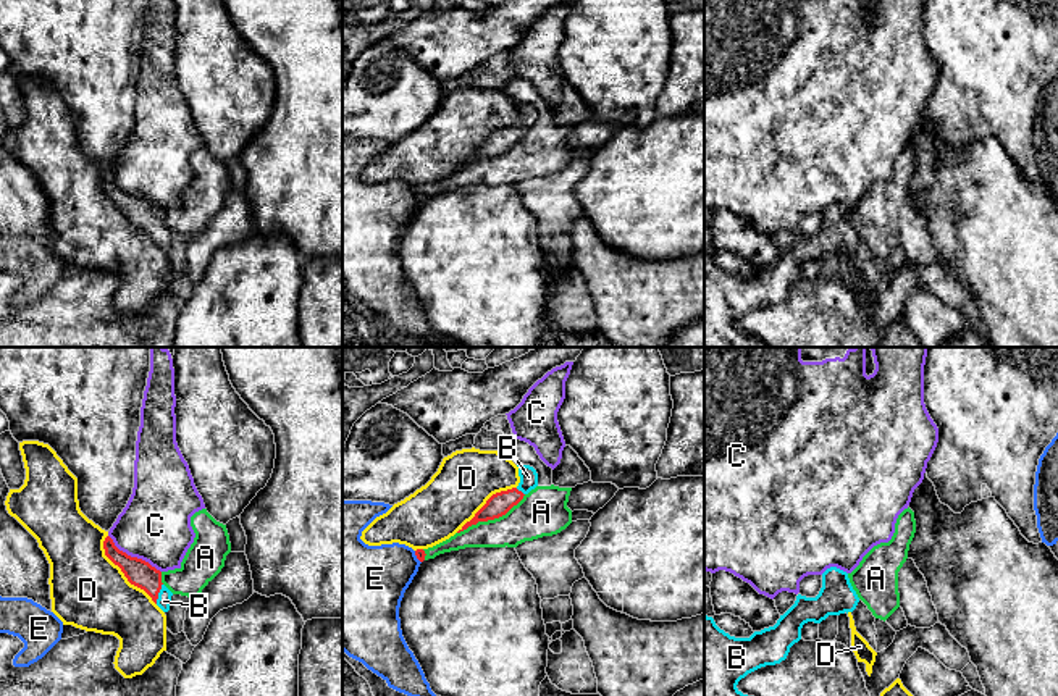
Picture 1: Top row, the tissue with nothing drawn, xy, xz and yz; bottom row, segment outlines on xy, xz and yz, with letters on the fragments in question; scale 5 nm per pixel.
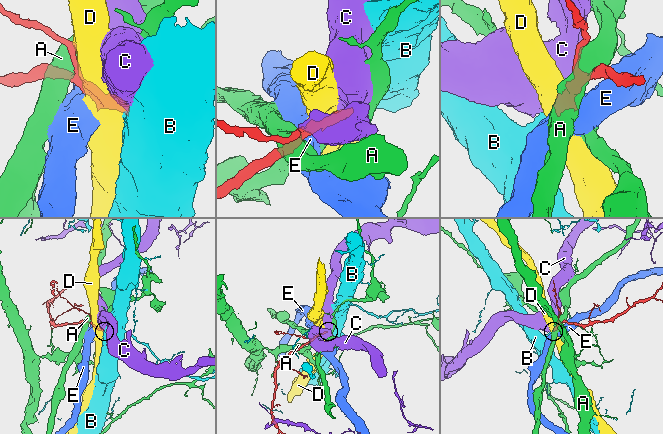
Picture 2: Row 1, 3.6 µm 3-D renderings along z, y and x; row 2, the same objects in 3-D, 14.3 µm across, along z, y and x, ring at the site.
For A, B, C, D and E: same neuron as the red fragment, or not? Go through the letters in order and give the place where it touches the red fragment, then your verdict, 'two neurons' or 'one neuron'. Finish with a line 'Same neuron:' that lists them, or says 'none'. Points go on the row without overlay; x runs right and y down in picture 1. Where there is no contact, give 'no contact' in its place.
A: meets red in xz at (491, 157); two neurons
B: meets red in xy at (157, 231); one neuron
C: meets red in xy at (133, 196); two neurons
D: meets red in xy at (121, 209); two neurons
E: meets red in xz at (417, 196); two neurons
Same neuron: B

